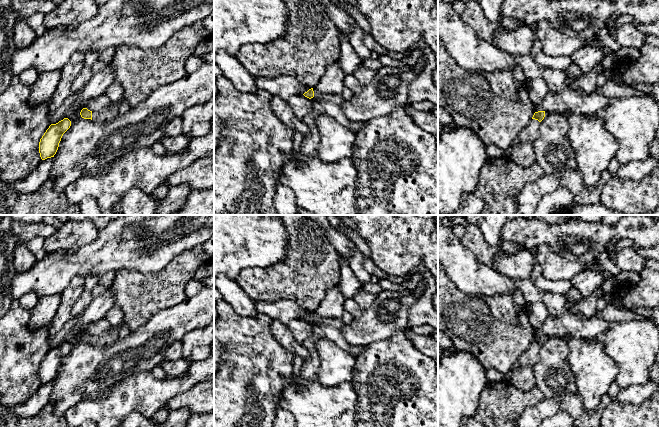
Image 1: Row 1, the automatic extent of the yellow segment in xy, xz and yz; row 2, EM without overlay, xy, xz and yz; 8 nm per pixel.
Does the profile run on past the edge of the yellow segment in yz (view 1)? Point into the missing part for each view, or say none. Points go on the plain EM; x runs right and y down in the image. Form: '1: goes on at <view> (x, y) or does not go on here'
1: goes on at yz (529, 358)

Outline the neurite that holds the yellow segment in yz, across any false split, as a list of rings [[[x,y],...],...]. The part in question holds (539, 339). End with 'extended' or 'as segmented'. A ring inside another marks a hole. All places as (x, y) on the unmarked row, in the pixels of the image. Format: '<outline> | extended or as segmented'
[[[545,335],[535,336],[529,349],[515,362],[513,369],[523,366],[532,367],[538,358],[539,349],[545,341]]] | extended

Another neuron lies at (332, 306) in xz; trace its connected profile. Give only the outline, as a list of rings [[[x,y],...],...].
[[[336,285],[327,291],[320,305],[313,312],[314,321],[310,323],[312,327],[312,335],[309,339],[303,342],[303,345],[307,348],[310,357],[304,361],[300,373],[292,378],[294,382],[306,384],[317,379],[320,359],[316,345],[318,340],[324,338],[324,333],[321,330],[320,324],[325,323],[327,319],[341,318],[344,313],[345,301],[346,298],[340,291],[339,285]]]

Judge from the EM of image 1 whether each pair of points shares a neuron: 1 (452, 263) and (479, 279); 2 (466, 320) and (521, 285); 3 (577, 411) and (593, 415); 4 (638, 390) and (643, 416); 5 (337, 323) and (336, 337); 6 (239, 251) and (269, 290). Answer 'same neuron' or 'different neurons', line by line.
1: same neuron
2: different neurons
3: same neuron
4: different neurons
5: same neuron
6: different neurons

